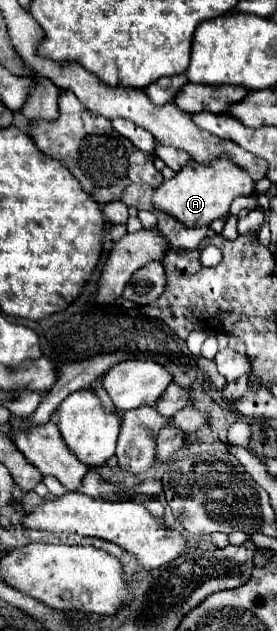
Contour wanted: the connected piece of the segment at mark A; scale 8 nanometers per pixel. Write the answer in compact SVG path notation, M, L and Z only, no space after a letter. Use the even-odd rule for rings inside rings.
M217 157L209 165L201 165L197 161L189 161L171 181L163 181L161 187L153 193L153 203L157 211L169 213L179 219L187 227L209 225L215 219L221 219L229 213L231 201L241 195L251 195L255 191L255 181L247 175L245 169L233 165L229 157Z

